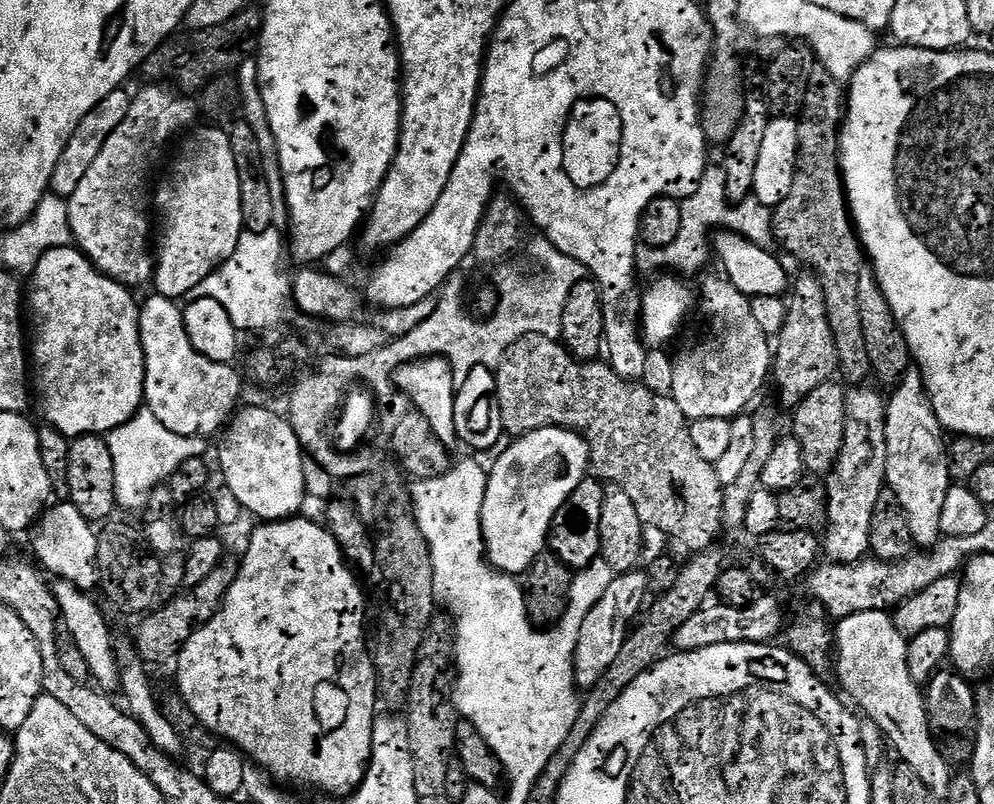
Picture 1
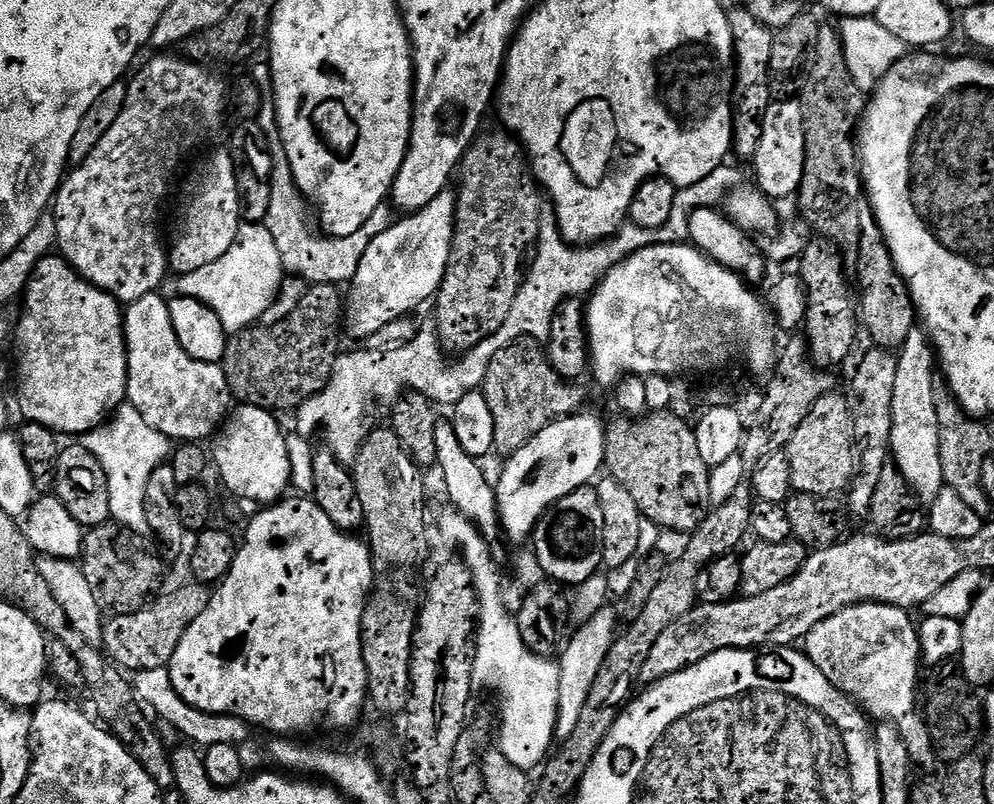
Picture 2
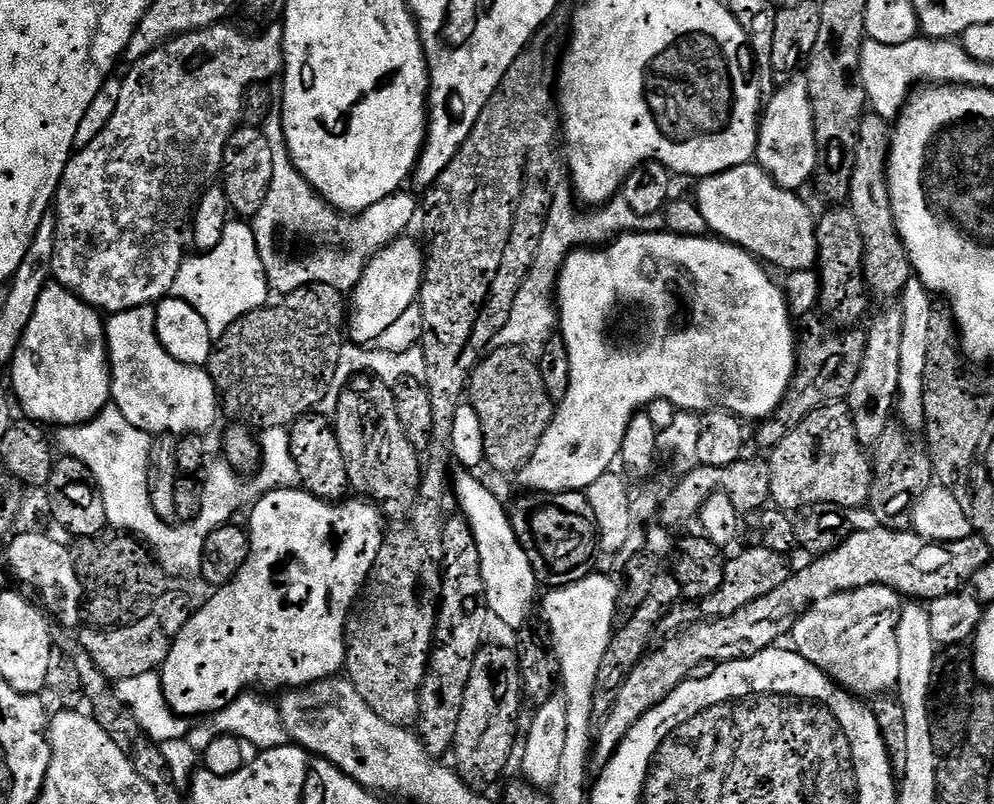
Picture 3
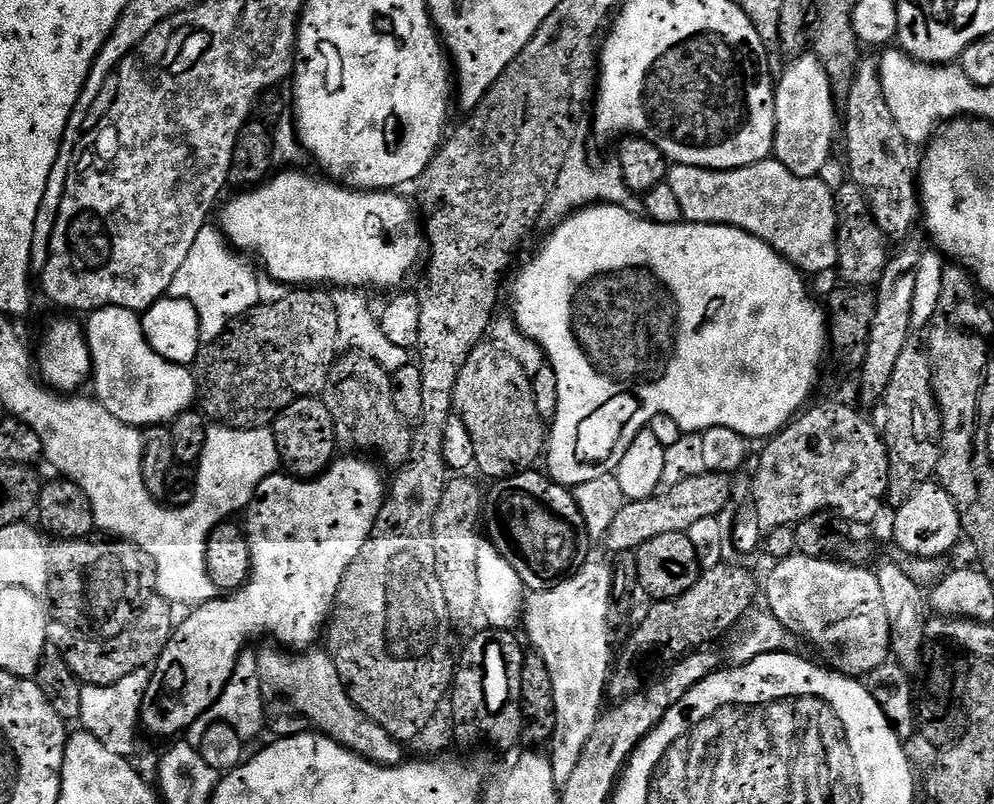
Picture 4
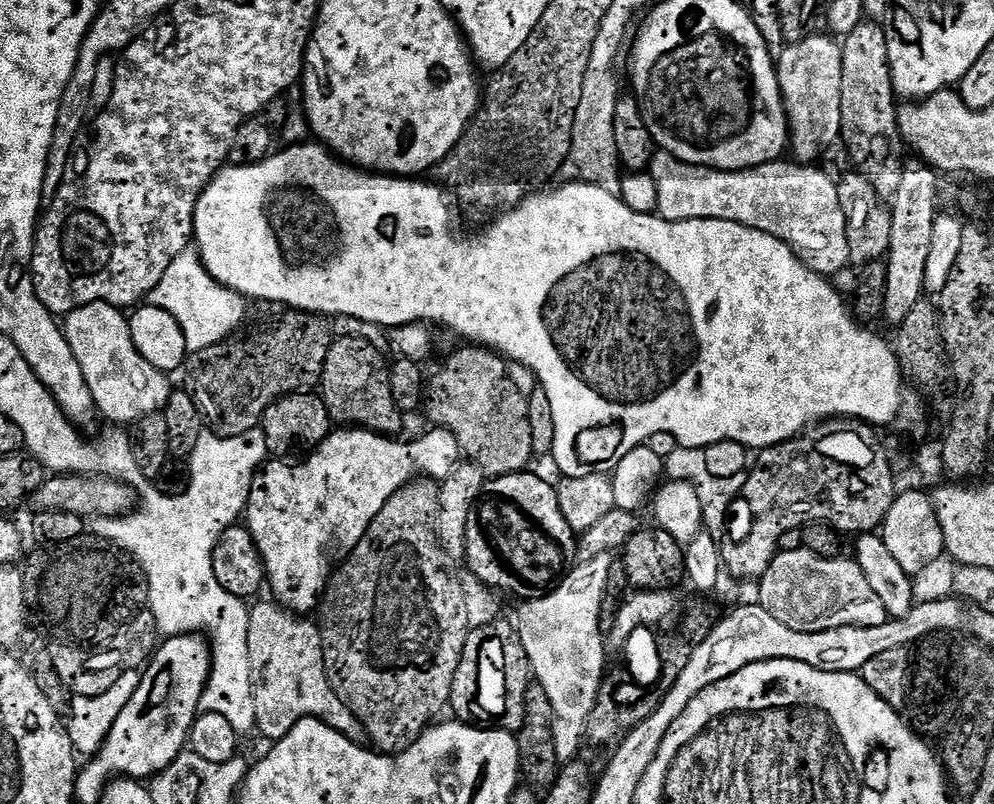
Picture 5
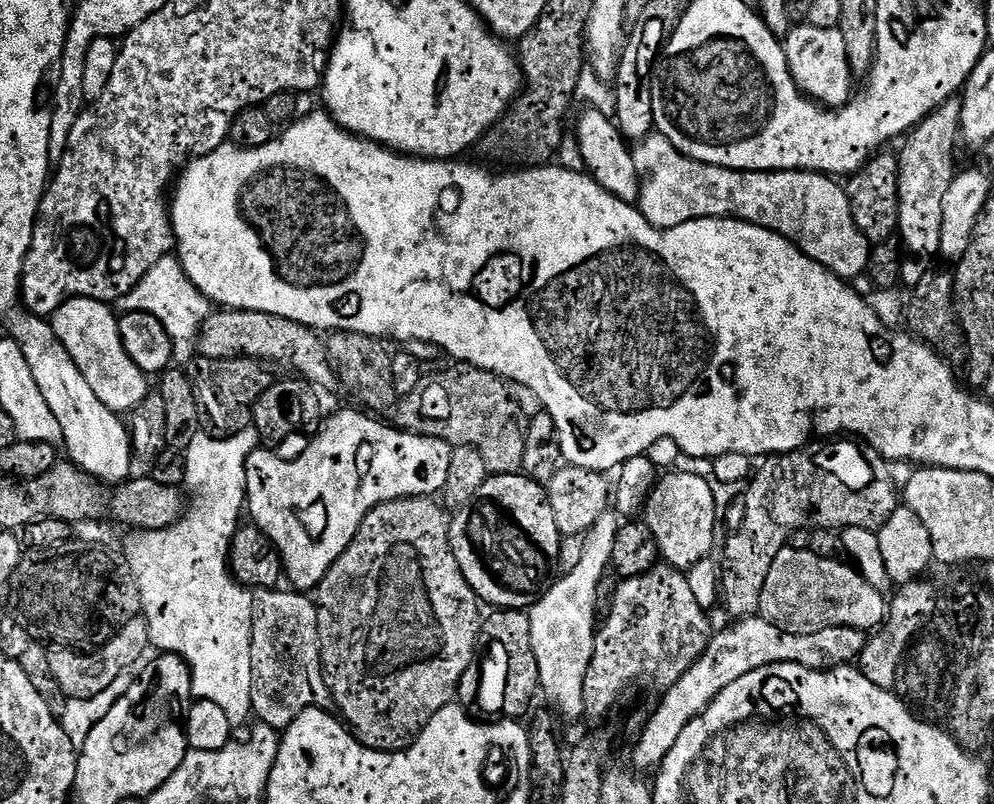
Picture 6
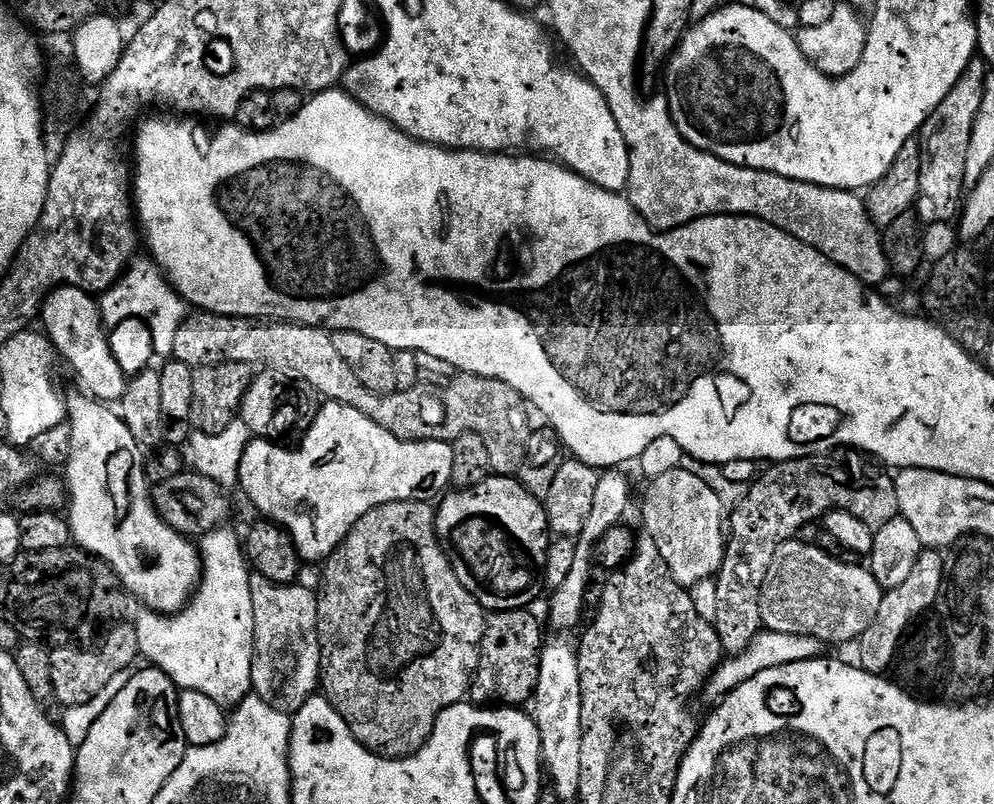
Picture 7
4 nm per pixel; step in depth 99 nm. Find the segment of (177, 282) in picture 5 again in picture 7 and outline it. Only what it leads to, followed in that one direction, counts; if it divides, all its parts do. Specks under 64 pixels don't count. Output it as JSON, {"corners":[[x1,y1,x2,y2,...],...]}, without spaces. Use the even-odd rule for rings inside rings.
{"corners":[[135,259,121,275,120,280,99,297,101,321,109,329,116,328,128,320,142,320,148,323,152,332,153,353,159,359,162,357,162,360,168,360,173,357,174,334,188,315,188,304,177,295,154,260,140,259]]}

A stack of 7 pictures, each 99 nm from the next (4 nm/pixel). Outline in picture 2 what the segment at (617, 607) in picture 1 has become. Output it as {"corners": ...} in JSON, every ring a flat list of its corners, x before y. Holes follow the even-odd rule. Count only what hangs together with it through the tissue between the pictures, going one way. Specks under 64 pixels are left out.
{"corners":[[611,606,599,608,591,613,590,619,582,628,571,633,558,656,560,677,558,678,558,706,556,707,557,737,569,736,582,715,582,706,586,706,586,698,590,694,590,686,594,686,594,678,598,678,598,670,602,670,602,662,606,662,606,654,610,654,610,646,618,635,616,628,616,612]]}

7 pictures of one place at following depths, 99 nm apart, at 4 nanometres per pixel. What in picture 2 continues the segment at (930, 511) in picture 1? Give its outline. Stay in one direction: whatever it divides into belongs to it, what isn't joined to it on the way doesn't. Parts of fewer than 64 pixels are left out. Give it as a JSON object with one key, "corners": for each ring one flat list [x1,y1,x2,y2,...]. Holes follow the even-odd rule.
{"corners":[[914,326,906,334,906,342,896,356,894,374,894,406,890,430,891,459,902,478,912,487,921,505,931,506,946,487,942,478,942,460,938,454,938,418,936,417,936,389,938,357,923,327]]}

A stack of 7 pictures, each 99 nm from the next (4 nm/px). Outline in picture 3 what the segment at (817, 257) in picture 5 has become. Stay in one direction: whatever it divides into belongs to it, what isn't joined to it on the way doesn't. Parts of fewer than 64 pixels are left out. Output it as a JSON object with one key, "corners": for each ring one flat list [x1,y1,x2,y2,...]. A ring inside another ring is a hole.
{"corners":[[759,164,734,166,717,176,703,177,697,184,700,185,696,188,694,203,702,218,706,218,708,232,713,237,745,248,757,260,773,269,781,268,784,274,806,270,816,264,817,217,812,217,800,194,778,186]]}

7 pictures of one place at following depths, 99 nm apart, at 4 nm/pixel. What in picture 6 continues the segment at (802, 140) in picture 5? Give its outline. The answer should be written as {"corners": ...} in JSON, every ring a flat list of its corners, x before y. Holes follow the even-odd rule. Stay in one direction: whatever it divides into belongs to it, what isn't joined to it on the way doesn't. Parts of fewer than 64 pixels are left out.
{"corners":[[807,22,801,24,801,28,800,25,793,27,783,41,790,74,805,96,839,110,854,96,854,73,846,56,846,38,842,38,839,28,819,28]]}

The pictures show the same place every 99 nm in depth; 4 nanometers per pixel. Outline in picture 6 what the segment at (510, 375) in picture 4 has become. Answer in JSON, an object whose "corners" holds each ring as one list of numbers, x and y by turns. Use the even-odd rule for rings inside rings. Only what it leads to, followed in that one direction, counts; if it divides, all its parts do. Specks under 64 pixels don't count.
{"corners":[[460,362,452,367,456,368,446,369,441,376,425,375,420,385,397,403,394,409,395,427,405,432,416,432,419,436,445,440,447,444,453,446,476,448,478,454,482,454,489,473,498,476,519,473,524,466,529,419,523,416,521,407,514,402,508,388,509,381,497,376,495,372,474,368,467,362]]}

